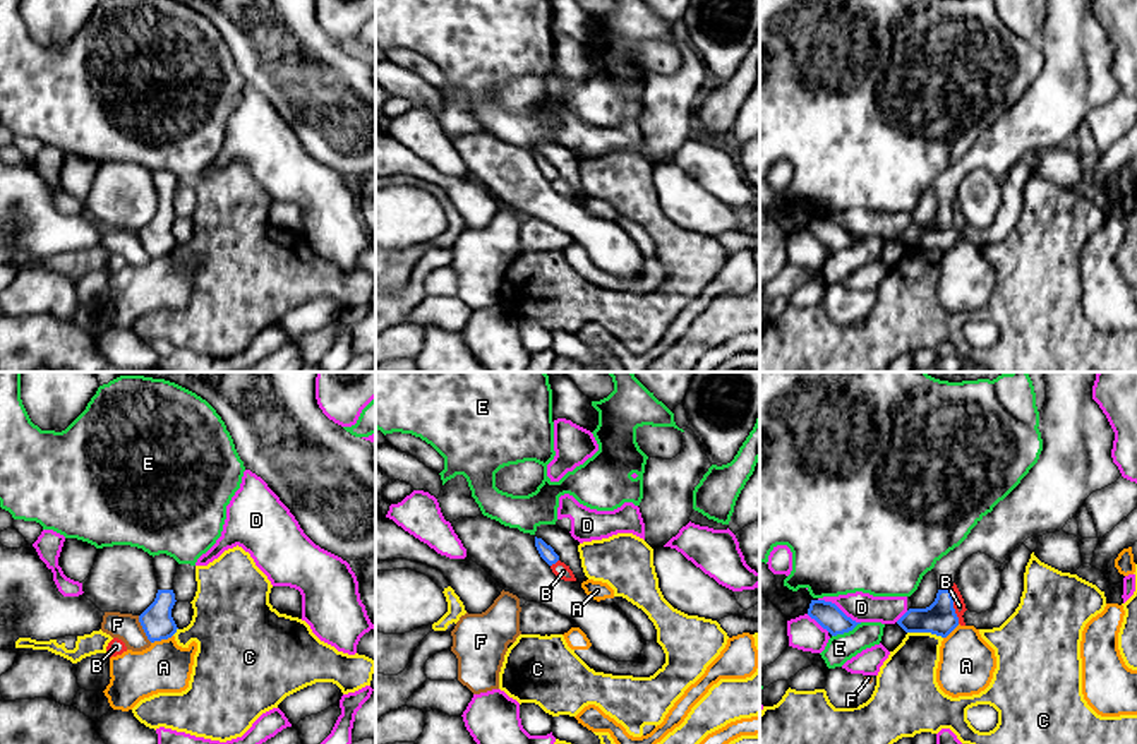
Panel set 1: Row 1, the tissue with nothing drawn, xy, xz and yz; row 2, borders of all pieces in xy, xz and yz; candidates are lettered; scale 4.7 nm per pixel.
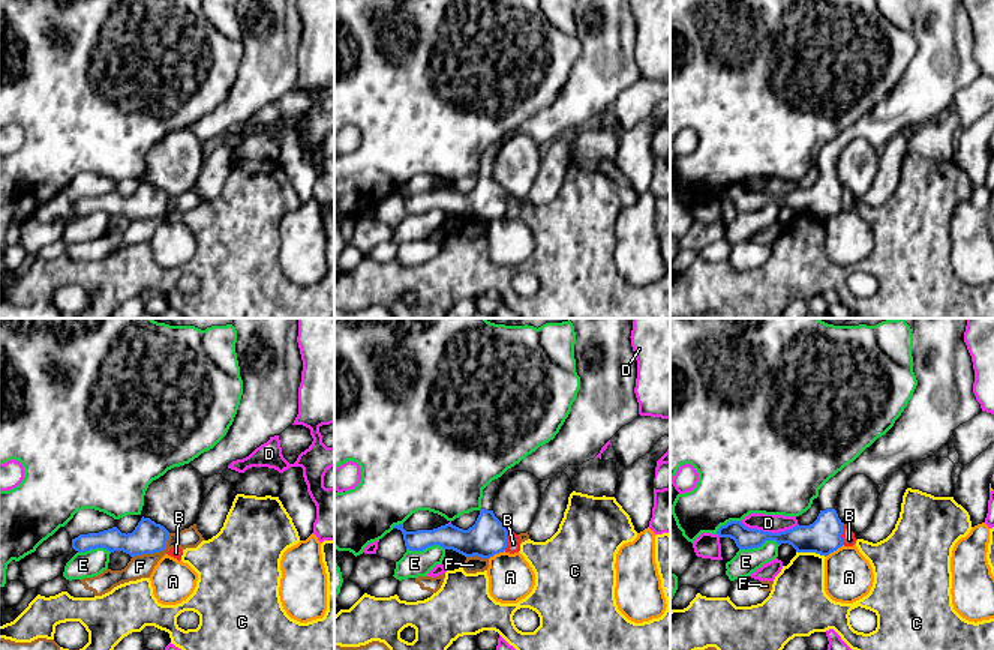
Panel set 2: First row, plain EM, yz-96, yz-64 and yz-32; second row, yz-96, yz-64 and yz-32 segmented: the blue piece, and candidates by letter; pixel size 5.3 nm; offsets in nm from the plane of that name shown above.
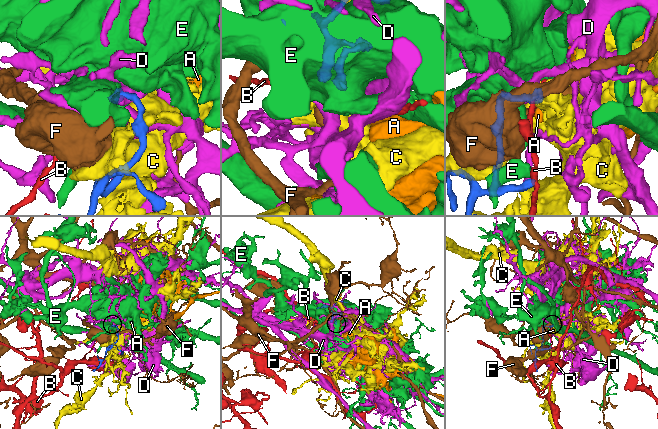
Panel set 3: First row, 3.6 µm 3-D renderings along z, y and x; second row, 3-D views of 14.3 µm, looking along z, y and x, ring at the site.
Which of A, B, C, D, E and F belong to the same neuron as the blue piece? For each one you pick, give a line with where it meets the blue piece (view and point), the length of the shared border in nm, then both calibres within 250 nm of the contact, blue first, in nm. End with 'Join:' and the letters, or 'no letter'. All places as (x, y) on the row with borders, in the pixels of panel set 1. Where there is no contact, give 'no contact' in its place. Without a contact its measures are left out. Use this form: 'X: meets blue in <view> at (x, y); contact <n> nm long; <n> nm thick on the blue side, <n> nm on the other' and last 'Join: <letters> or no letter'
Join: no letter

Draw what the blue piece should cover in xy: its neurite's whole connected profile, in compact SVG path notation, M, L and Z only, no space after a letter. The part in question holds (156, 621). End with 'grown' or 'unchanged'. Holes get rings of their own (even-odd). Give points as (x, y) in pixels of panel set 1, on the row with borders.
M159 554L153 557L153 566L158 581L158 593L154 602L139 615L139 622L151 643L168 639L178 629L171 617L171 609L177 602L173 578L178 562L166 554Z; grown

